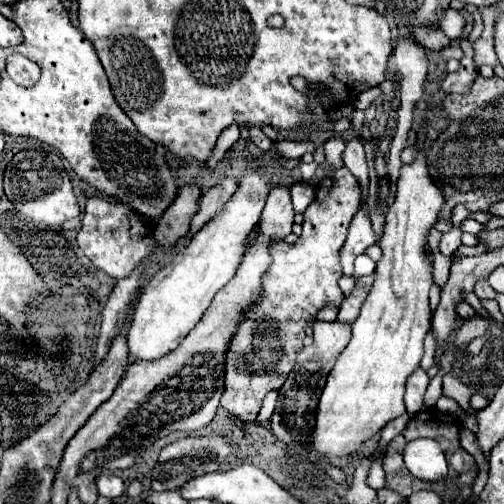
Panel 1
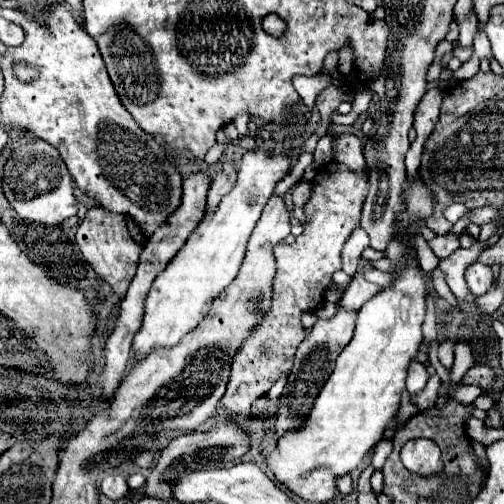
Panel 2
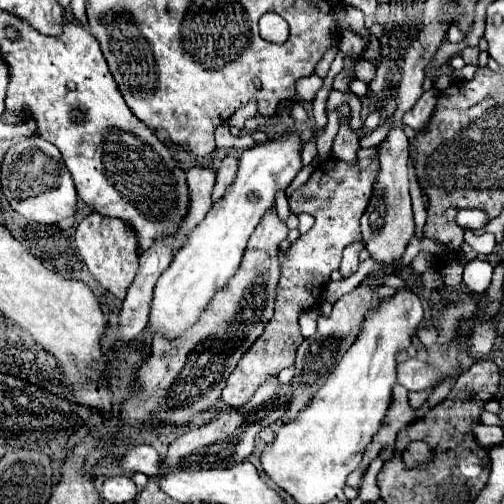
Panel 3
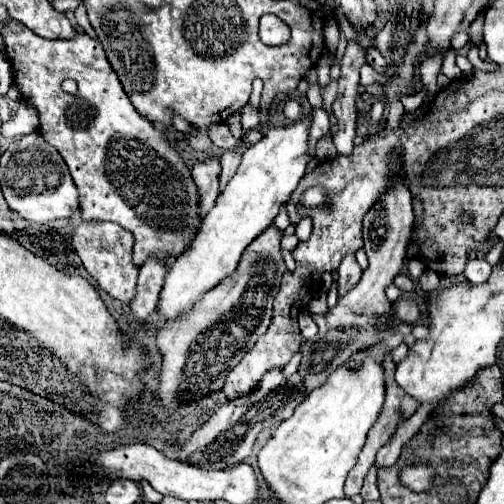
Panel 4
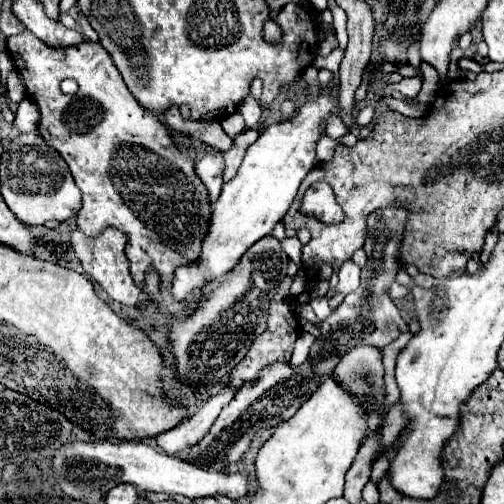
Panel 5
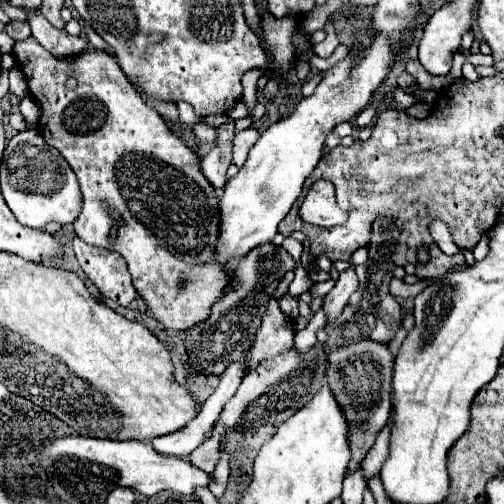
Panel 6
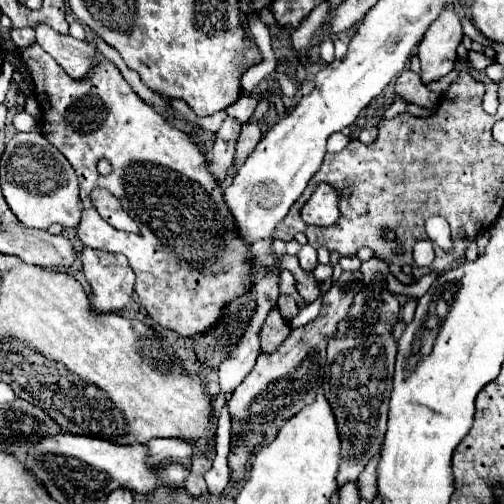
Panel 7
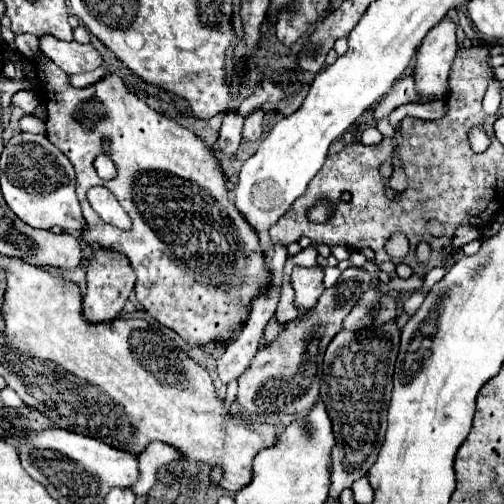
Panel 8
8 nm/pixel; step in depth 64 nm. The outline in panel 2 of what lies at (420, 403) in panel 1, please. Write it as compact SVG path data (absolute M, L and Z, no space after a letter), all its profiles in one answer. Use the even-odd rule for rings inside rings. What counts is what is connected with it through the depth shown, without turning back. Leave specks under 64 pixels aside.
M412 362L410 370L408 370L408 378L406 378L406 390L410 396L416 396L418 392L424 390L428 382L428 372L424 368L420 368L420 362Z

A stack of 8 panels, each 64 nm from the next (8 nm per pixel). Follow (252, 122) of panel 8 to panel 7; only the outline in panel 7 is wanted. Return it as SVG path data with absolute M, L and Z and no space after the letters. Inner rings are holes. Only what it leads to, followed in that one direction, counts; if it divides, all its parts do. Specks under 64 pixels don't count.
M244 124L242 126L242 132L240 132L240 138L238 138L238 144L236 144L234 164L232 164L234 172L246 162L246 158L256 148L256 144L260 142L260 138L262 138L262 132L260 132L258 124Z

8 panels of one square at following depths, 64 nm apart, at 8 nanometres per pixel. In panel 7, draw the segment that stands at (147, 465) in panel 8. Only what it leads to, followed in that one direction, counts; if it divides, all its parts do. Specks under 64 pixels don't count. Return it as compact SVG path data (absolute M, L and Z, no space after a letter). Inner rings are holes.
M156 438L148 442L152 462L164 462L164 460L188 460L192 452L196 450L196 444L184 438Z

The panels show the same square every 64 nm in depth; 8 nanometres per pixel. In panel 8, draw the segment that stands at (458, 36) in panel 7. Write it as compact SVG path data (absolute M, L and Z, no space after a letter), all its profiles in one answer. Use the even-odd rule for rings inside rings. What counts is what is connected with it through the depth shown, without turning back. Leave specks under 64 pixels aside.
M446 16L426 34L416 52L416 90L426 100L442 100L448 94L448 74L458 52L456 30L458 24Z

